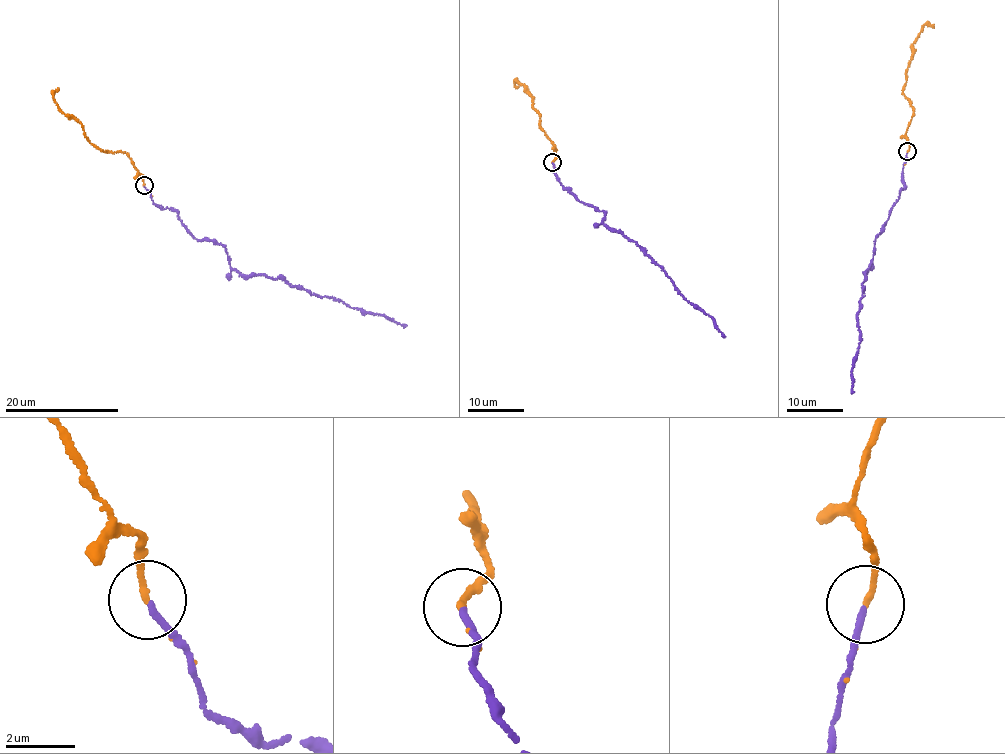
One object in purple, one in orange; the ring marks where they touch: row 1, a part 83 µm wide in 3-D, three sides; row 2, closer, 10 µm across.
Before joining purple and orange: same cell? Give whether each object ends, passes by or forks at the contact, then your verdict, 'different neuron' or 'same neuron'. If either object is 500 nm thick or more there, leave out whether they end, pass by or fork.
purple ends | orange ends | same neuron

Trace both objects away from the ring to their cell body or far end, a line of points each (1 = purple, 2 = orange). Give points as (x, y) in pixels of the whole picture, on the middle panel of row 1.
1: (552, 162), (564, 188), (637, 242), (725, 337)
2: (552, 162), (556, 158), (556, 149), (541, 128), (532, 97), (516, 79), (515, 85), (518, 87)

